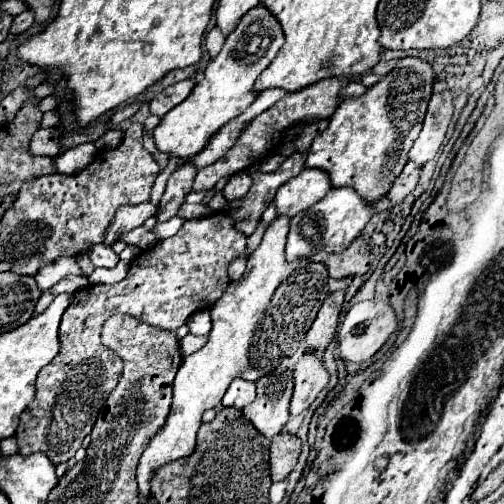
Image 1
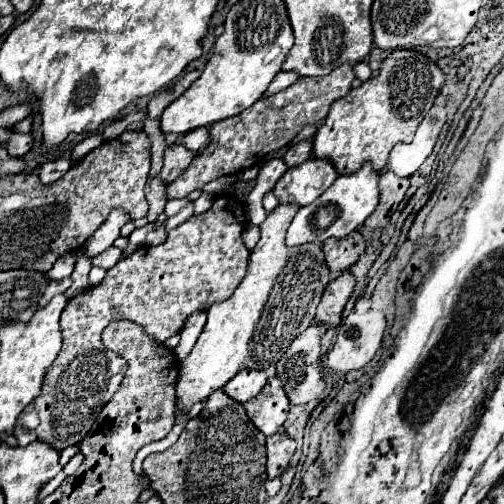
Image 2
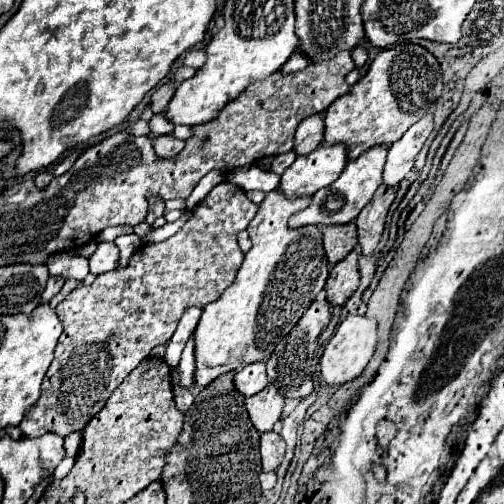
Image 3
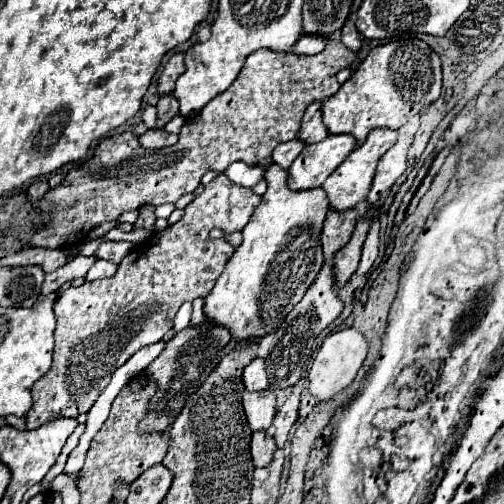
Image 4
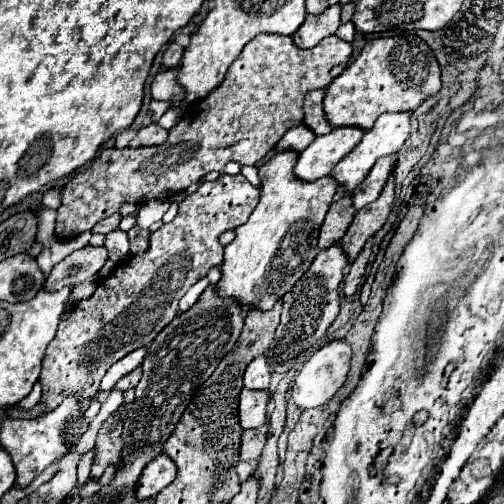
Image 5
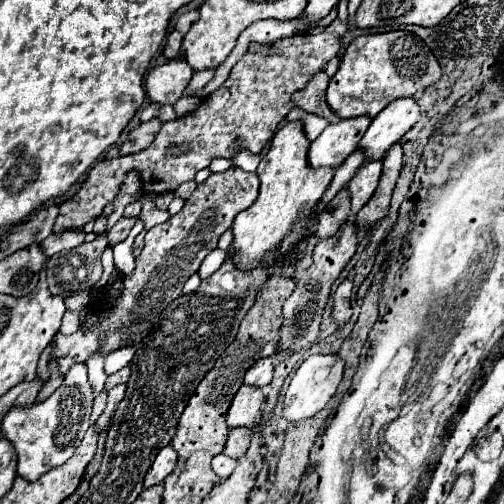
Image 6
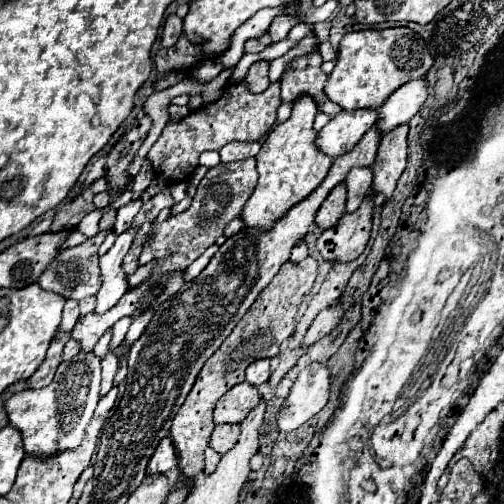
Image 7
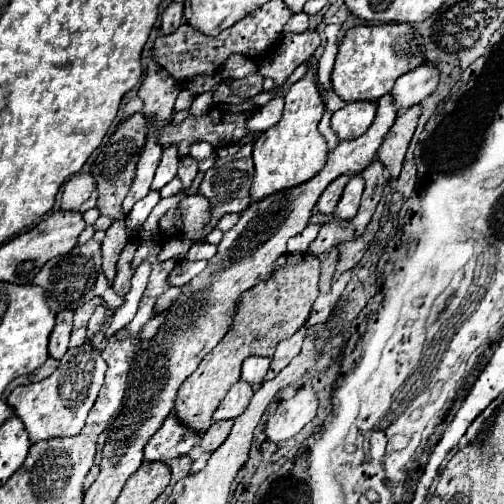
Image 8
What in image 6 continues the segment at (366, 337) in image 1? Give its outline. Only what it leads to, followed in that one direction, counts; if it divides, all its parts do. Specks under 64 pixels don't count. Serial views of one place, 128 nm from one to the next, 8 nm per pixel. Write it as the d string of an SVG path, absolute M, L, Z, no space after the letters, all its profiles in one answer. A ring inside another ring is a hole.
M314 354L308 360L304 360L286 390L284 418L290 422L298 422L320 412L328 404L328 400L334 396L342 380L342 372L344 372L344 360L338 354Z

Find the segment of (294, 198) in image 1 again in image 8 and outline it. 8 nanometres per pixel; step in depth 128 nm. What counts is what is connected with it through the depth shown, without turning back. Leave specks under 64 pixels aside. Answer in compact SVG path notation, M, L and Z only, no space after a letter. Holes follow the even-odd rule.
M350 102L332 116L330 128L336 132L338 140L354 140L362 136L374 122L376 102Z

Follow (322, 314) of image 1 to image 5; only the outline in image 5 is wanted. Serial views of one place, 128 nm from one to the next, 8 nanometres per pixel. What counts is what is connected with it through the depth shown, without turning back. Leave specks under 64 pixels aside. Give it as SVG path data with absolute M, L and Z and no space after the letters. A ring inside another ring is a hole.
M394 178L388 180L388 184L384 186L384 192L378 196L376 202L364 206L362 210L356 212L348 232L344 234L344 238L340 240L340 248L344 250L348 262L352 264L352 260L360 254L360 250L364 248L366 240L382 228L382 224L386 222L390 208L394 202Z

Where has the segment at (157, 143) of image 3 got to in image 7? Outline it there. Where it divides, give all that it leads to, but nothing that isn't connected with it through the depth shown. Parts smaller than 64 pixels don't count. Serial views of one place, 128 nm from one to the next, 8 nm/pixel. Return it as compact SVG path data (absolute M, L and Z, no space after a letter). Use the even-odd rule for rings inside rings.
M142 116L138 120L138 126L132 128L128 134L124 134L118 140L118 144L112 148L112 152L106 160L106 174L108 174L108 180L112 184L112 188L110 188L112 200L116 200L120 196L120 190L126 184L126 170L128 170L130 162L134 160L138 148L142 146L144 138L148 136L150 124L152 124L150 116Z

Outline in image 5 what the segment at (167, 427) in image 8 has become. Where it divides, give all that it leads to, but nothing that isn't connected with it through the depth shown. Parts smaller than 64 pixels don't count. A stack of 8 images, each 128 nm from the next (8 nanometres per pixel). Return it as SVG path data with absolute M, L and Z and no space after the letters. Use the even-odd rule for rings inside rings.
M162 454L156 456L144 466L136 482L136 500L154 498L162 488L172 484L174 476L176 476L176 466L172 464L172 460L168 460L168 456Z

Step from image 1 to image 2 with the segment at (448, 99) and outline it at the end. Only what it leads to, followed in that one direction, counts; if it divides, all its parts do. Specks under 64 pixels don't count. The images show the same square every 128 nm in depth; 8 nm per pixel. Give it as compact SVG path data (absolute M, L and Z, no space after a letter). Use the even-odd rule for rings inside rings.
M440 94L430 112L424 116L424 122L418 126L414 140L410 144L398 144L390 152L388 170L396 172L398 176L412 176L422 166L422 162L432 154L444 122L446 122L446 98Z

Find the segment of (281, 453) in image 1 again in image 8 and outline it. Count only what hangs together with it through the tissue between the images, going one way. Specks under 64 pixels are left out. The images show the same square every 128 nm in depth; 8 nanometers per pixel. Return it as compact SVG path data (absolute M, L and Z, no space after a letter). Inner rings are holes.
M234 420L214 422L214 424L208 428L208 432L202 436L200 448L202 448L204 452L208 452L208 454L212 454L214 450L218 450L218 448L224 444L224 440L228 438L228 434L230 434L230 430L232 430L232 424L234 424Z

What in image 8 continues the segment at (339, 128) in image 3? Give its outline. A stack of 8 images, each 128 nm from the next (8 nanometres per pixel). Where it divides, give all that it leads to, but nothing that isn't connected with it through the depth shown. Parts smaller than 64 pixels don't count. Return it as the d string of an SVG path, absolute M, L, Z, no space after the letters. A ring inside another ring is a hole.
M376 24L376 26L356 26L350 28L340 42L336 64L332 70L332 90L344 102L362 102L362 100L380 100L388 94L394 82L420 64L426 62L422 44L416 30L410 24Z

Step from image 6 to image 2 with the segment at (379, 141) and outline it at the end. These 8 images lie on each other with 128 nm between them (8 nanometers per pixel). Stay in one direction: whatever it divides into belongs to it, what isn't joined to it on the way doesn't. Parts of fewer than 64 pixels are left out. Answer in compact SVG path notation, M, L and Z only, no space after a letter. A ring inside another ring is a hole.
M364 164L354 174L338 176L336 182L320 198L298 210L288 228L286 244L300 246L306 242L324 244L328 238L340 240L348 236L352 230L358 230L364 224L364 220L374 212L376 206L378 206L378 172L374 172L370 164Z

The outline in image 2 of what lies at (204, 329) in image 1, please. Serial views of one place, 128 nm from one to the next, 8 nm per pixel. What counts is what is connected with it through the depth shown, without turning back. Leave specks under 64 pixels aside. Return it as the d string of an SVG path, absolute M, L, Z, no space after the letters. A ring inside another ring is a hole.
M196 312L186 320L184 328L180 330L180 344L174 350L180 360L184 360L188 356L188 352L192 350L192 346L196 344L198 336L200 336L200 332L204 330L204 324L206 324L206 312Z

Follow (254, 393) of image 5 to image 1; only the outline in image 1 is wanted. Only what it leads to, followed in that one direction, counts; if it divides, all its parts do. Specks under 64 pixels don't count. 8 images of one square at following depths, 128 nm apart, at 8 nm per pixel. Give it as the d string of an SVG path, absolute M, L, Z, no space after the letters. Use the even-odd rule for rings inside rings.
M276 368L274 374L256 380L256 400L242 412L254 428L268 440L288 422L288 404L294 390L294 376L288 368Z

